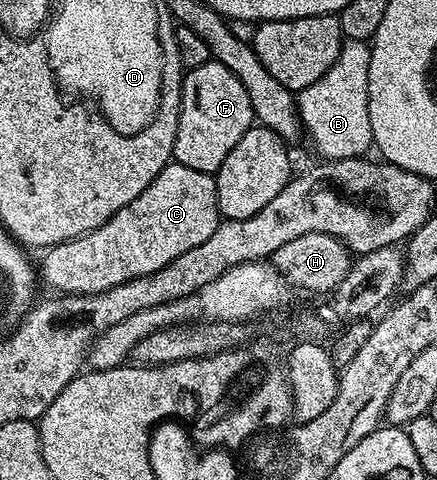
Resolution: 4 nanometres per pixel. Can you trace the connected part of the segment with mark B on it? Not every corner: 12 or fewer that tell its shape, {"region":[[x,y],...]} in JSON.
{"region":[[346,38],[298,92],[300,122],[324,160],[372,150],[371,48]]}

